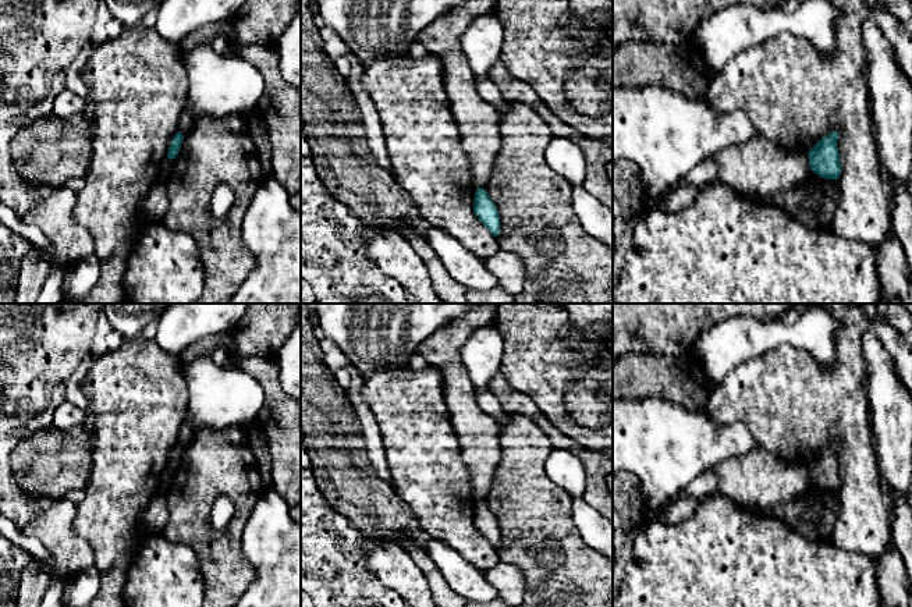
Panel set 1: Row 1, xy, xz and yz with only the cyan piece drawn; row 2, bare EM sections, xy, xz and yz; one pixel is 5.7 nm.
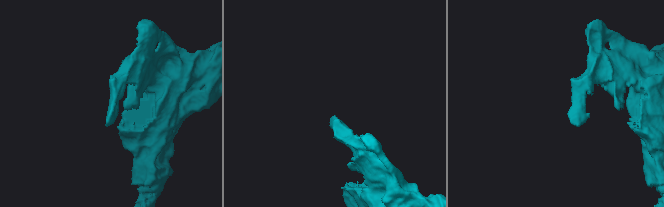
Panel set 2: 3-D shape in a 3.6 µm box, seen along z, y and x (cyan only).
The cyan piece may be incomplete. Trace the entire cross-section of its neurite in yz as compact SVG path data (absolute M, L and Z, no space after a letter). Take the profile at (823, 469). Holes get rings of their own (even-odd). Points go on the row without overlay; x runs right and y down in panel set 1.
M833 443L808 465L810 482L826 491L838 491L841 486L837 452L838 444Z

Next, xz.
M476 500L473 523L494 549L500 546L500 528L497 518L493 515L485 500Z

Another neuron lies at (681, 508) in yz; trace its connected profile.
M674 497L663 521L668 525L681 523L695 514L699 503L700 500L693 497Z

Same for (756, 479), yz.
M760 448L730 457L713 471L717 476L716 494L742 508L783 504L806 493L810 484L808 466L784 462Z

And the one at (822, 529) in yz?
M810 482L808 491L802 496L773 507L750 507L750 510L788 523L809 542L831 543L834 525L840 515L840 496L838 491L826 491ZM813 507L820 508L819 518L816 521L805 519L803 511Z

